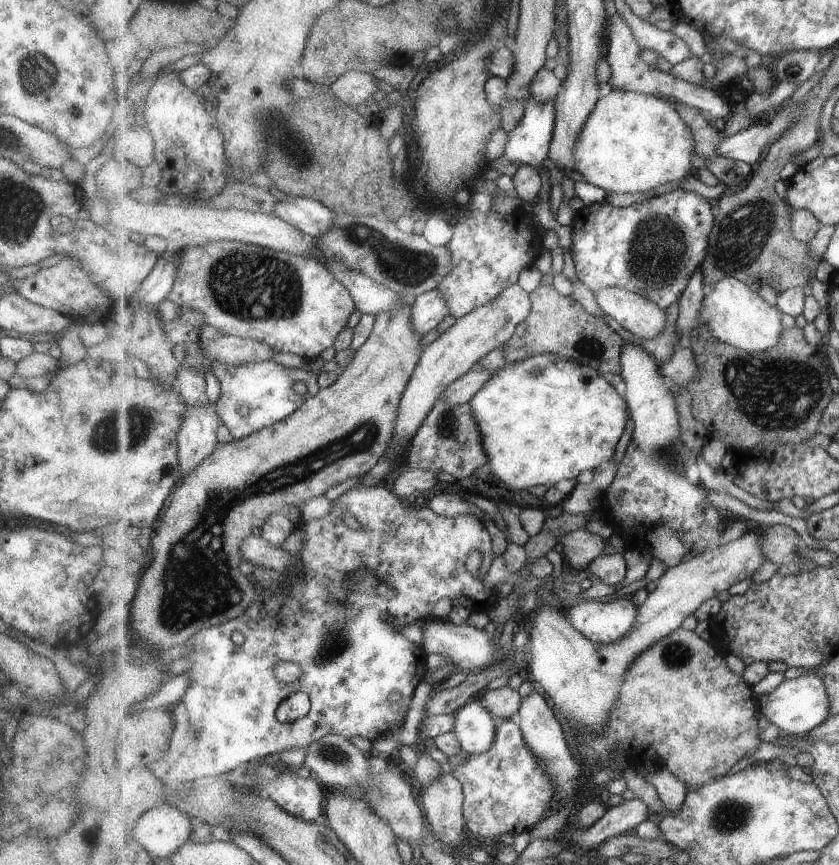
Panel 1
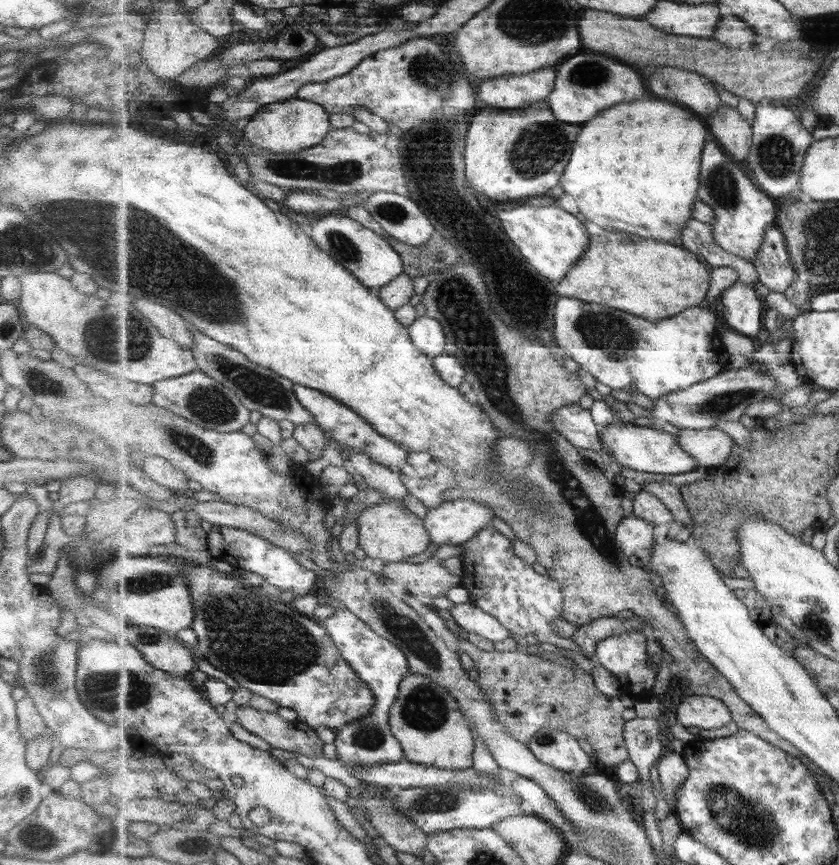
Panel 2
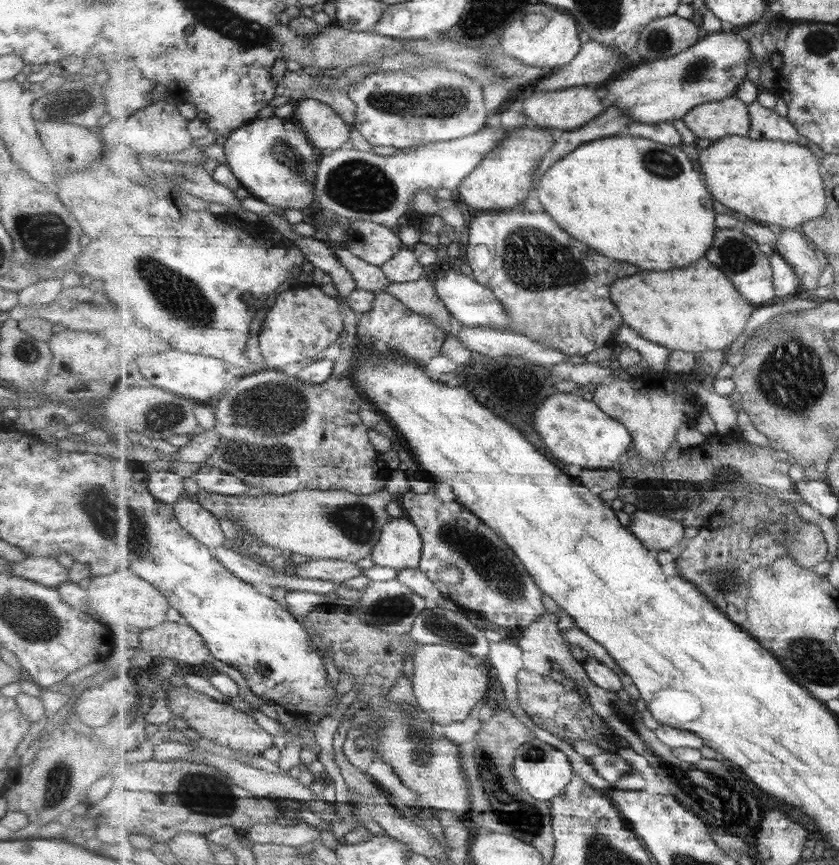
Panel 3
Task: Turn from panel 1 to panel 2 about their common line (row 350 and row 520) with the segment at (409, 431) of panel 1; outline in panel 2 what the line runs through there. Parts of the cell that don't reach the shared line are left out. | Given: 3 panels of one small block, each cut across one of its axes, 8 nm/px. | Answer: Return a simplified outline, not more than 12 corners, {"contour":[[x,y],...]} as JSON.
{"contour":[[461,498],[427,511],[433,545],[462,545],[497,517]]}

